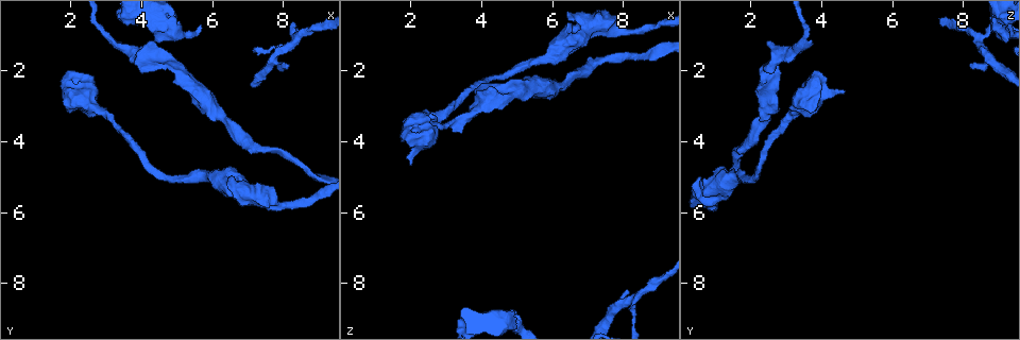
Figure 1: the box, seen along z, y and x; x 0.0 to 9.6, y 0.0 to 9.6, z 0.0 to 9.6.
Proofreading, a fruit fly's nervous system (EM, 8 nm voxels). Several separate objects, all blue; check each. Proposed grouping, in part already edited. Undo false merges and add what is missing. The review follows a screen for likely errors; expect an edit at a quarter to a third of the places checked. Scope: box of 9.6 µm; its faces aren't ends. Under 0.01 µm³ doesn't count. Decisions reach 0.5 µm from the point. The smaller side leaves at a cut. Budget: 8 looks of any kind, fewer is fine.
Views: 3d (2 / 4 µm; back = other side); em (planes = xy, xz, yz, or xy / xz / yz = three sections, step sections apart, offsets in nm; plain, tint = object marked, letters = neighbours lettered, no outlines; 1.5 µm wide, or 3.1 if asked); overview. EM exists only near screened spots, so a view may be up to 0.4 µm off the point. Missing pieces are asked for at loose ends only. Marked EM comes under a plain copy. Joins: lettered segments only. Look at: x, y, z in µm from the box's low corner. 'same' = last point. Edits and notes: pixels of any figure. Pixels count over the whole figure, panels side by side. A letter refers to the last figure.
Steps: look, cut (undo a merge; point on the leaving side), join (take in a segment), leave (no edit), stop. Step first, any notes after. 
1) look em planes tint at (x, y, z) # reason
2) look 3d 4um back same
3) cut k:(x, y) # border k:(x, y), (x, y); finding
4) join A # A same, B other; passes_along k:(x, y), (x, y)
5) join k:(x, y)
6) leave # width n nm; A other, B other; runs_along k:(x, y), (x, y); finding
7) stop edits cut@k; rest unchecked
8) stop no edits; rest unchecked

look em xy step 8 tint at (2.00, 2.55, 4.60) # branch stops here

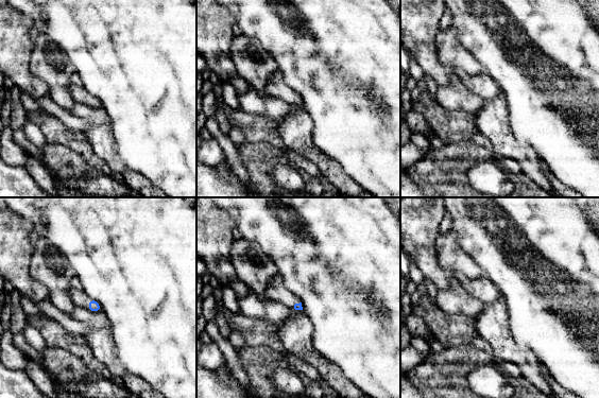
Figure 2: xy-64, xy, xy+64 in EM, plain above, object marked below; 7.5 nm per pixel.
look em planes letters same # another direction

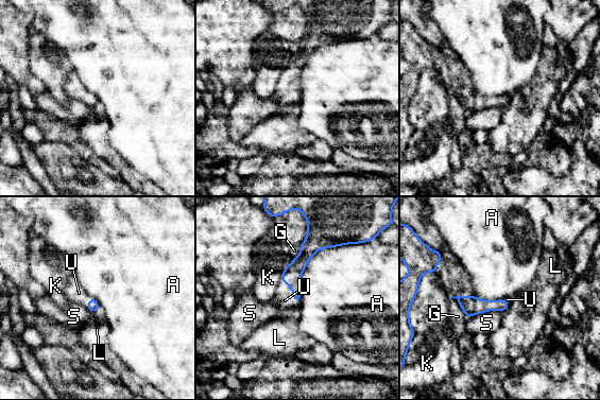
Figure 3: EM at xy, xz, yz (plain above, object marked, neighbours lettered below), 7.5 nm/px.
join U # A other, G other, K other, L other, S other, U same; passes_along 3:(292, 273), (291, 290), (284, 297); the neuron continues

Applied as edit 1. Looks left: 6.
look overview

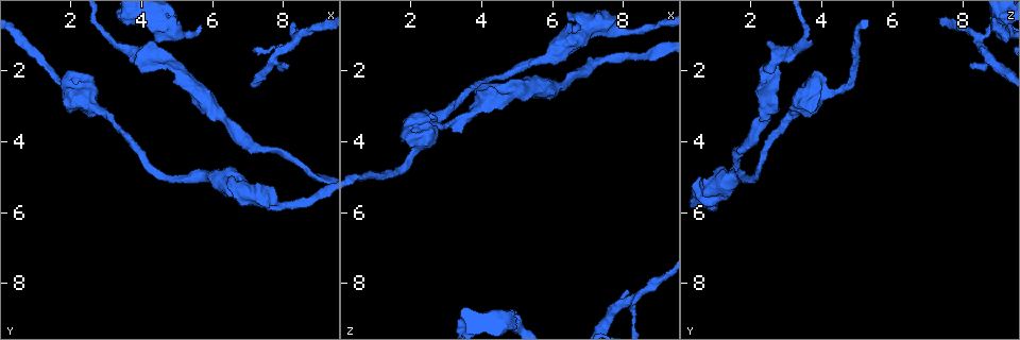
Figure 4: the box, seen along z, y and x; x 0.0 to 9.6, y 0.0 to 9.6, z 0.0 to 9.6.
look 3d 4um at (4.20, 1.55, 2.85) # thick turns thin

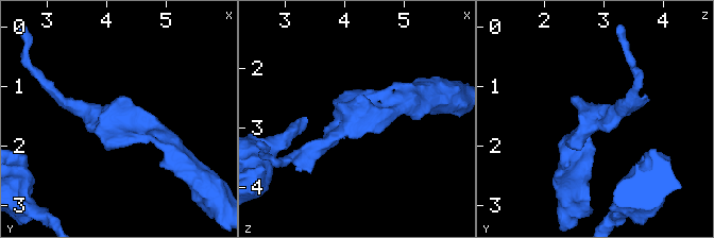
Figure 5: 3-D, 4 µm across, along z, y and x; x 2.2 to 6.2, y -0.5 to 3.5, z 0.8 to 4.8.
look em planes letters at (4.15, 1.50, 2.80)

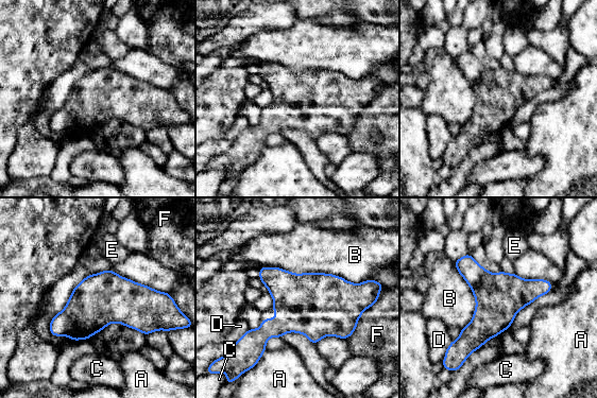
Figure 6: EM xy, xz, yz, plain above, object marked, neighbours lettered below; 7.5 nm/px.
leave # A other, B other, C other, D other, E other, F other; continuous, no second neuron

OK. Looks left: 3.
look 3d 2um at (7.30, 4.15, 1.75) # sudden change in width

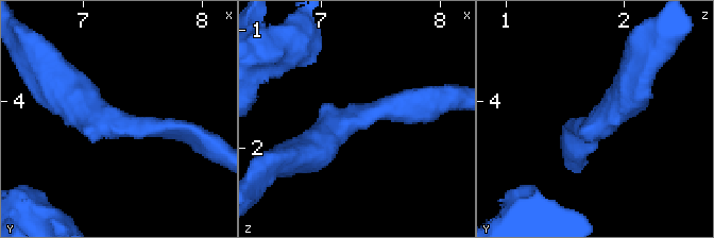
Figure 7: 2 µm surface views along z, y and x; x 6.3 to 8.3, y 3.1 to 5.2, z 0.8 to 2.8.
look em planes letters at (7.26, 4.18, 1.74)

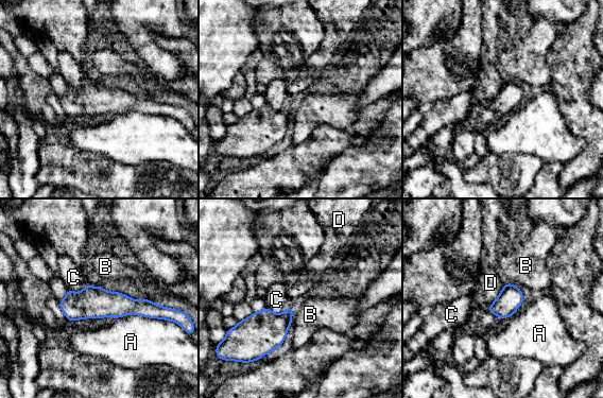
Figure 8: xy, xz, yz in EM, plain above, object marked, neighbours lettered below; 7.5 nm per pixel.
leave # A other, B other, C other, D other; runs_along 8:(62, 304), (114, 304), (159, 312); continuous, no second neuron

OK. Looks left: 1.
stop edits join@3; rest unchecked

